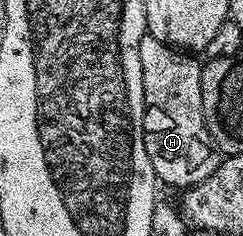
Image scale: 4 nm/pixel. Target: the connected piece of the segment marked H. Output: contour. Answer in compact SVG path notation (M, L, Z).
M146 34L139 41L139 72L145 89L145 113L142 137L147 150L147 160L153 165L160 184L186 189L196 187L218 169L220 152L211 142L211 134L203 116L201 101L201 73L198 58L157 41Z

